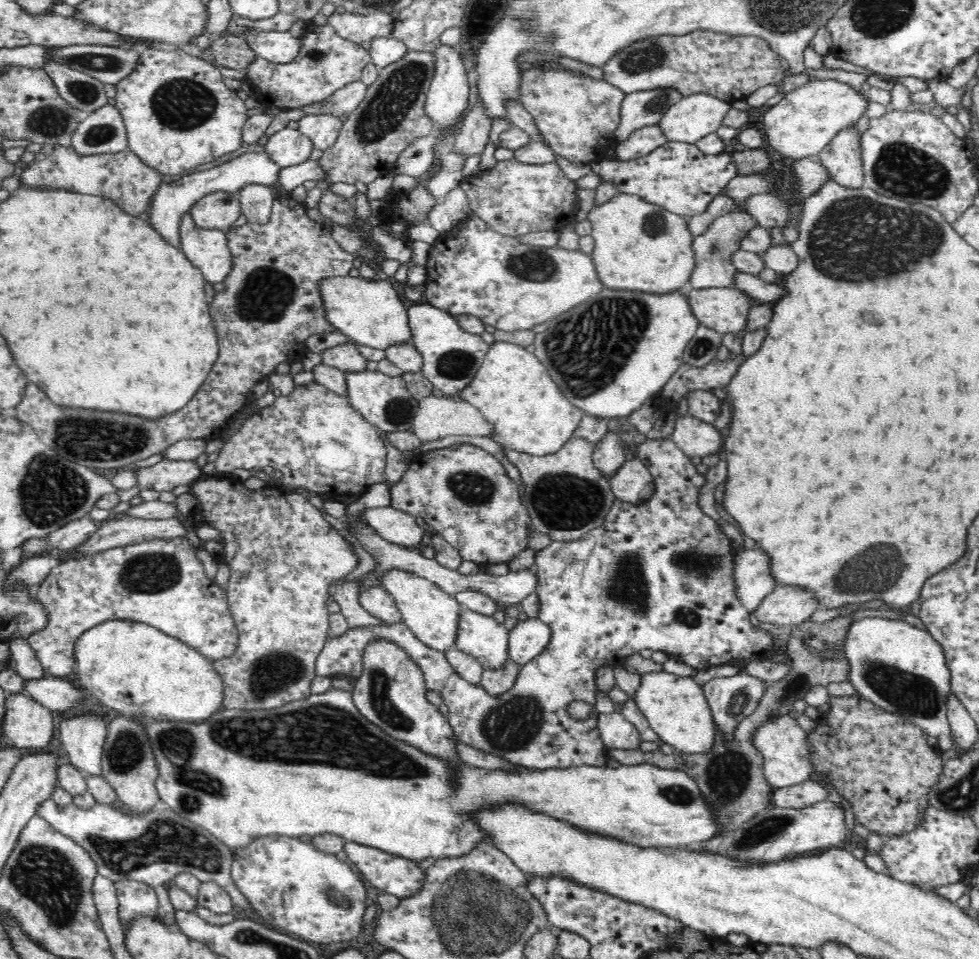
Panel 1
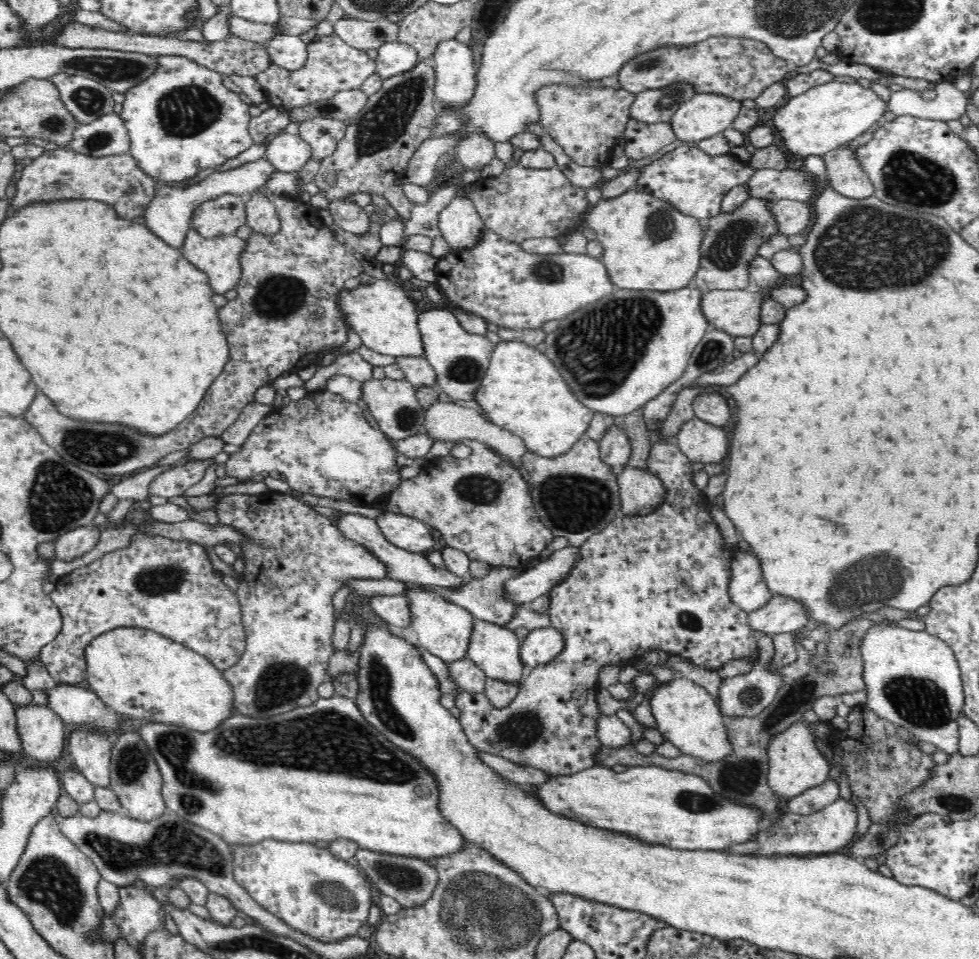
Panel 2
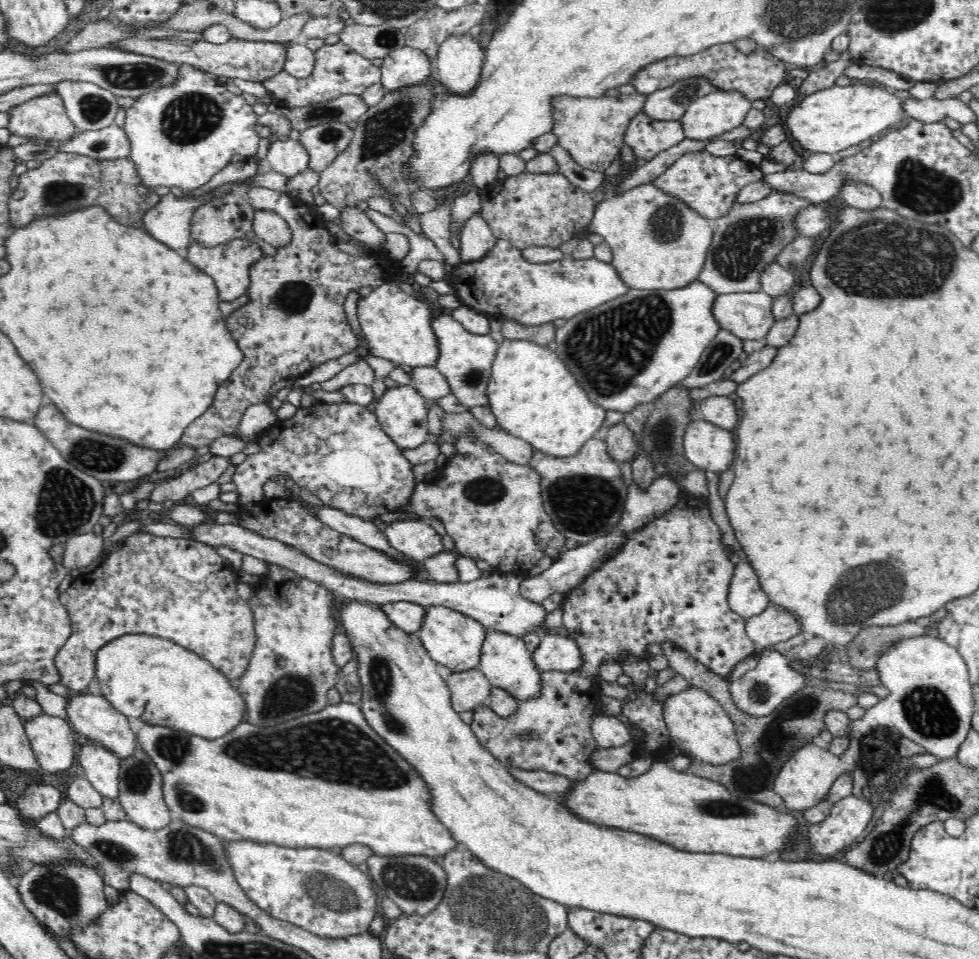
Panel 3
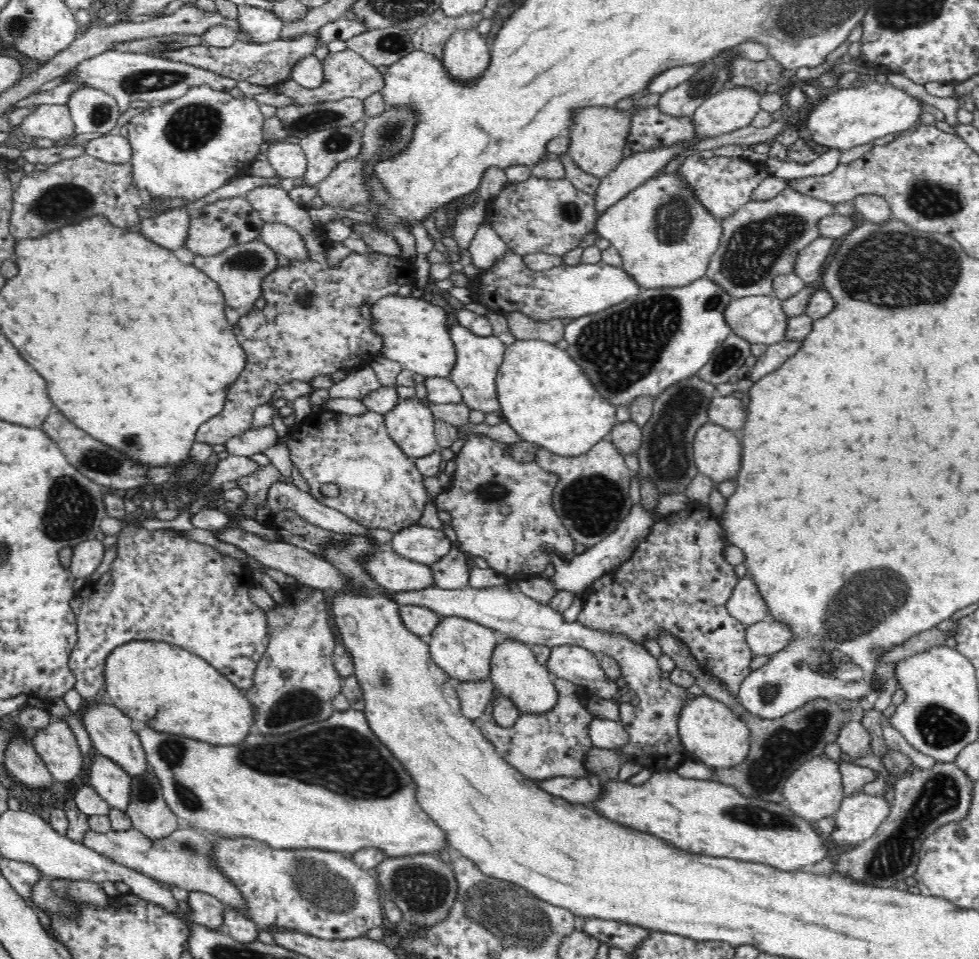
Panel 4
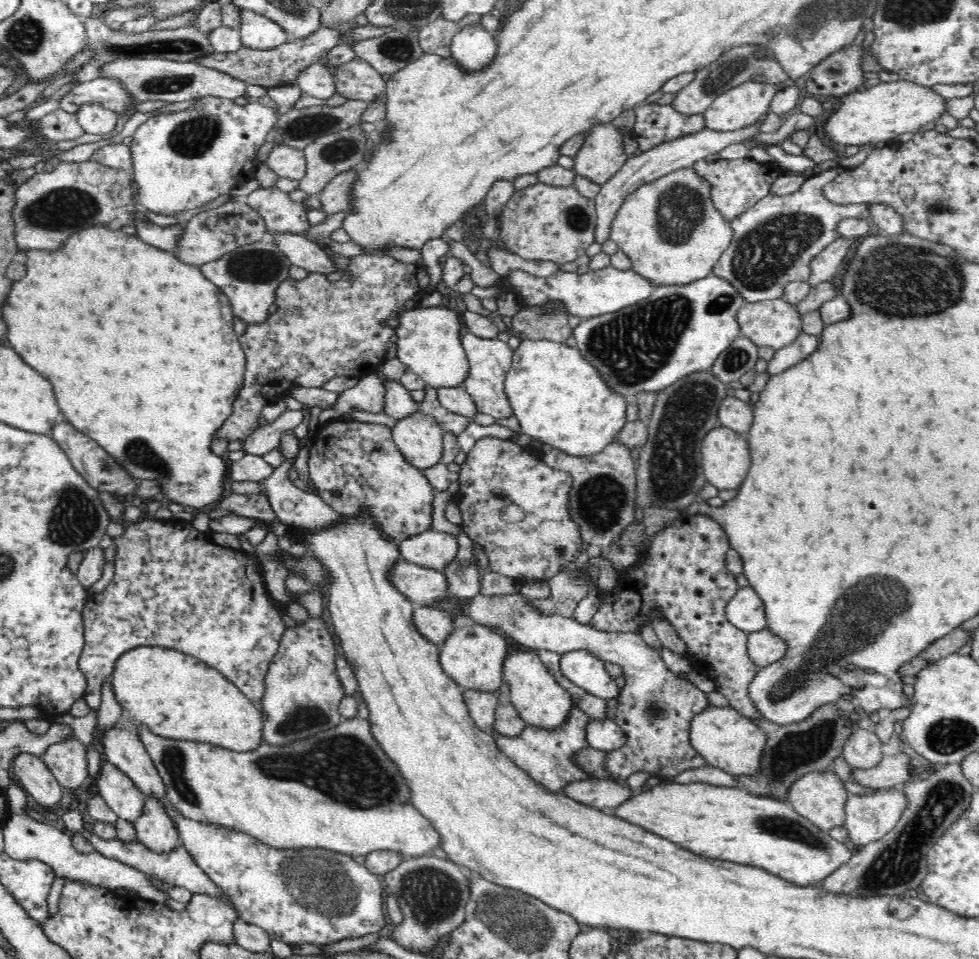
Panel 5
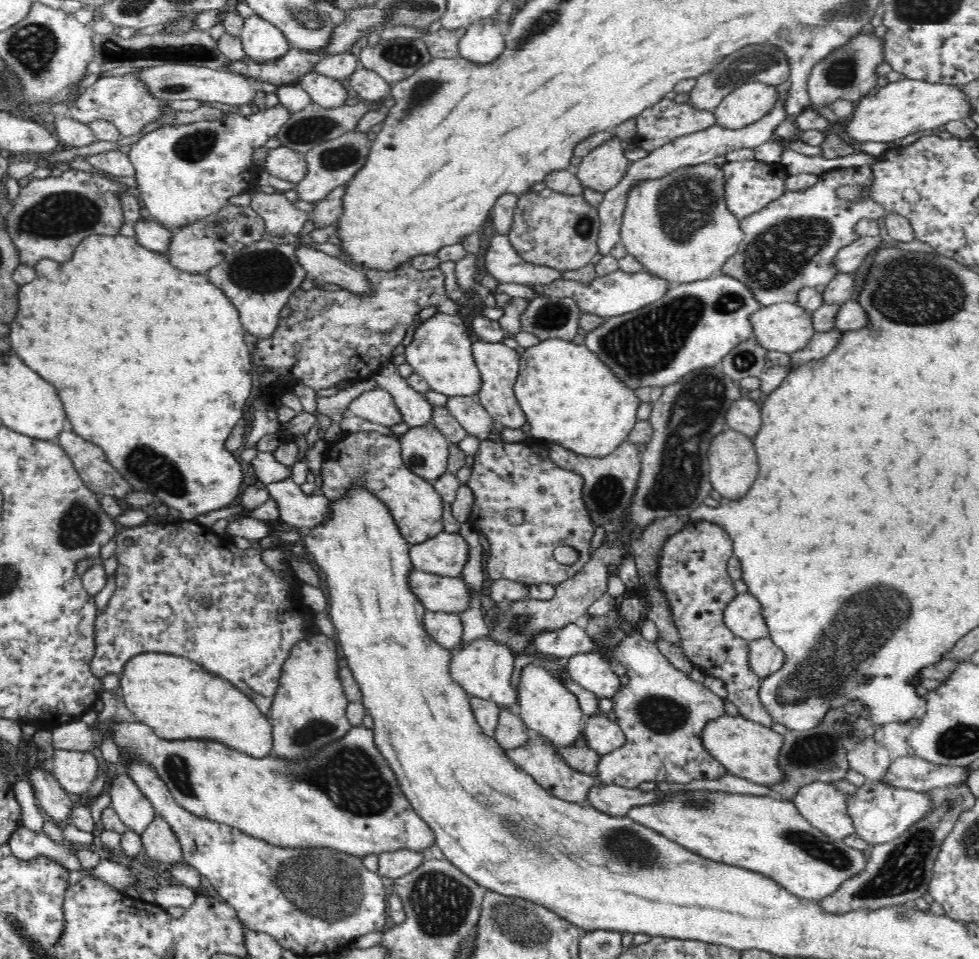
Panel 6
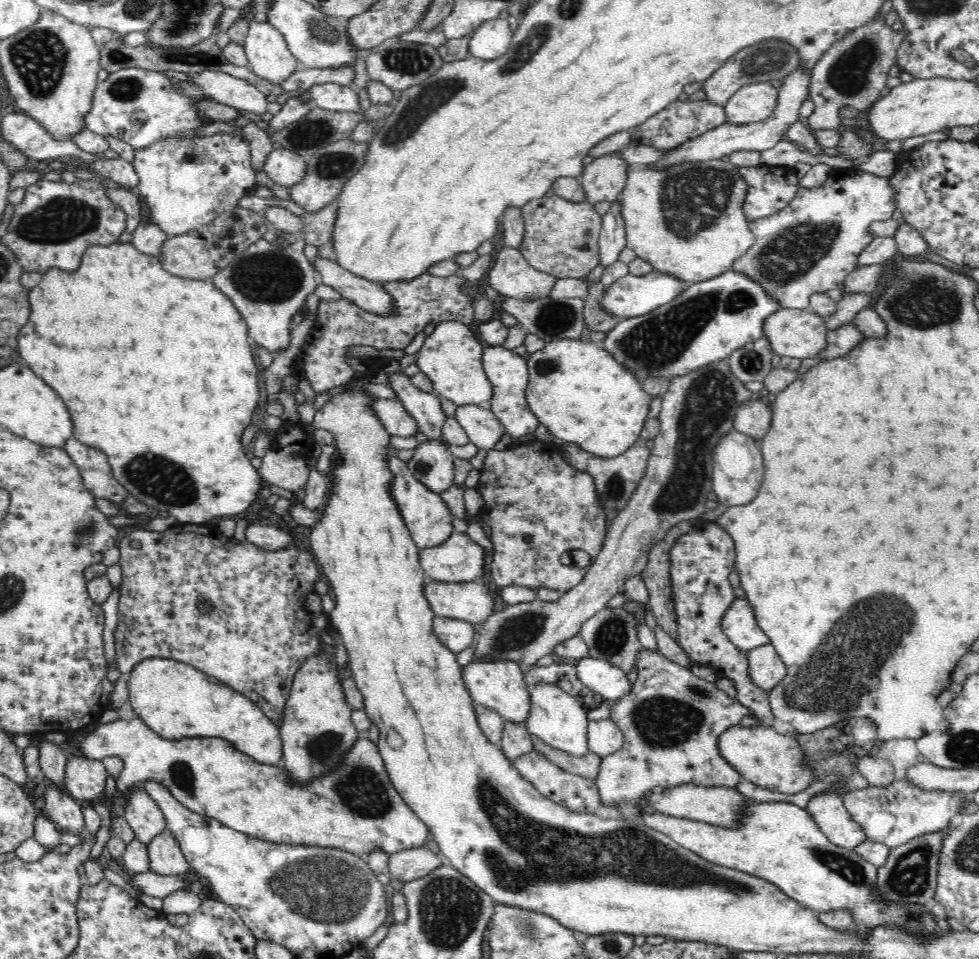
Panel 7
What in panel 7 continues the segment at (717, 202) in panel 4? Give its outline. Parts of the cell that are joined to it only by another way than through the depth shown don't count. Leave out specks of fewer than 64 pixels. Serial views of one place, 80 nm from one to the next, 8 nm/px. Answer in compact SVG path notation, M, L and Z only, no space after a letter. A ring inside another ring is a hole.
M736 165L736 174L746 183L742 211L748 220L770 216L784 205L790 204L798 192L798 178L794 168L788 166Z

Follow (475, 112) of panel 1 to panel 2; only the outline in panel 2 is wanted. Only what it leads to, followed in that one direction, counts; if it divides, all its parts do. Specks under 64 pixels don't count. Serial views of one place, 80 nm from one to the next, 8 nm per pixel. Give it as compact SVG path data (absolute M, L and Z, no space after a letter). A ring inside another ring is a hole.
M470 132L454 146L454 155L466 170L484 170L495 156L495 144L483 132Z

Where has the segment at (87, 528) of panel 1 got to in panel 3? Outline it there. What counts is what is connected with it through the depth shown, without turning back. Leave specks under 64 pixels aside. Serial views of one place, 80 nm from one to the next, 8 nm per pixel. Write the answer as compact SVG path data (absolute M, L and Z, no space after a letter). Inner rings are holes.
M93 532L74 534L64 542L64 554L60 565L69 570L82 570L102 554L103 538Z

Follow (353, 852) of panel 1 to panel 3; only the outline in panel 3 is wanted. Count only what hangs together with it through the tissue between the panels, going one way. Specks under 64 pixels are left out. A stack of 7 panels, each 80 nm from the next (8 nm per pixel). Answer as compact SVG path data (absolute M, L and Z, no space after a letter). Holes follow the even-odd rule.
M379 856L367 858L368 874L376 886L390 898L404 914L417 913L426 916L434 911L443 900L442 891L446 888L447 873L433 858L426 856Z

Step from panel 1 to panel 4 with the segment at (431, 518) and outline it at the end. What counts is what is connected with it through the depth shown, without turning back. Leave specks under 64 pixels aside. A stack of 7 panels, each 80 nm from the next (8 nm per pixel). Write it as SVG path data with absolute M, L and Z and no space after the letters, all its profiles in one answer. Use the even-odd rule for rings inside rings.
M470 435L464 450L457 454L454 484L438 500L438 508L452 514L452 528L456 532L458 546L462 552L482 556L498 573L509 578L525 580L538 576L546 570L548 564L554 564L556 558L572 560L576 556L575 541L570 538L566 526L558 515L551 510L552 490L556 490L557 478L538 466L534 461L522 462L506 453L506 445L485 435ZM502 506L508 506L510 512L502 514Z

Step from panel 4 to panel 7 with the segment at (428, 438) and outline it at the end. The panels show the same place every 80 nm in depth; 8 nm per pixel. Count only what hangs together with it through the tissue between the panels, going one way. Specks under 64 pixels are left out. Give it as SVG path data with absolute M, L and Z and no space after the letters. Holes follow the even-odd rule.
M436 440L422 442L406 463L410 472L430 491L442 495L455 483L454 458L448 447Z

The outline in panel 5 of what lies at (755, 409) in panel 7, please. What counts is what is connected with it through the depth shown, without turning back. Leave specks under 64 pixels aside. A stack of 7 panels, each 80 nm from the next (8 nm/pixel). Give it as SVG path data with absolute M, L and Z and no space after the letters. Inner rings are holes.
M733 394L719 402L716 414L722 427L730 428L746 435L754 423L753 407L748 402L736 398Z

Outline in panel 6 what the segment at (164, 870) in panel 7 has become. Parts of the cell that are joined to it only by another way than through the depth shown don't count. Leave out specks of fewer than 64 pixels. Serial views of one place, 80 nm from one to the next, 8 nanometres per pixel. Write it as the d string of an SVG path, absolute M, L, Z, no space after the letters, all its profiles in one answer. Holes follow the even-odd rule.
M154 813L140 833L143 851L153 863L172 867L183 860L181 845L168 821Z

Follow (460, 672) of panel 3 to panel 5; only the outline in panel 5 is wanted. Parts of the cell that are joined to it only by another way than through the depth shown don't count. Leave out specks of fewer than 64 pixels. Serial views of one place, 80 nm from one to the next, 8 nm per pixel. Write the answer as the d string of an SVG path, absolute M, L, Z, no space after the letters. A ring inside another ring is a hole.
M462 689L462 698L466 703L470 718L484 731L492 732L495 722L494 710L498 706L498 697L491 692L478 692L477 689Z

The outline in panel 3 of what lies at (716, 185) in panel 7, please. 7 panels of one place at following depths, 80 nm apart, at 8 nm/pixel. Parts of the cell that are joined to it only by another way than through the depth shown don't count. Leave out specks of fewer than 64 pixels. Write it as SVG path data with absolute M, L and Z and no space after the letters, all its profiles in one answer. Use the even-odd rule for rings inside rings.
M654 183L629 188L616 196L604 198L595 206L587 230L604 237L604 242L612 249L610 264L618 271L618 278L626 287L638 290L674 290L696 281L714 234L711 220L698 215L674 195L658 190Z

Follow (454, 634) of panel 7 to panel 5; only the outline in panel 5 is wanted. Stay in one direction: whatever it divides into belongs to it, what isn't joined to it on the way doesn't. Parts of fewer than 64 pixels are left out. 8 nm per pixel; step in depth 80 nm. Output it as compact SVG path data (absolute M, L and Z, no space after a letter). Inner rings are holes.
M434 606L415 607L411 613L411 622L430 642L440 645L452 630L452 625L459 620L452 613Z

